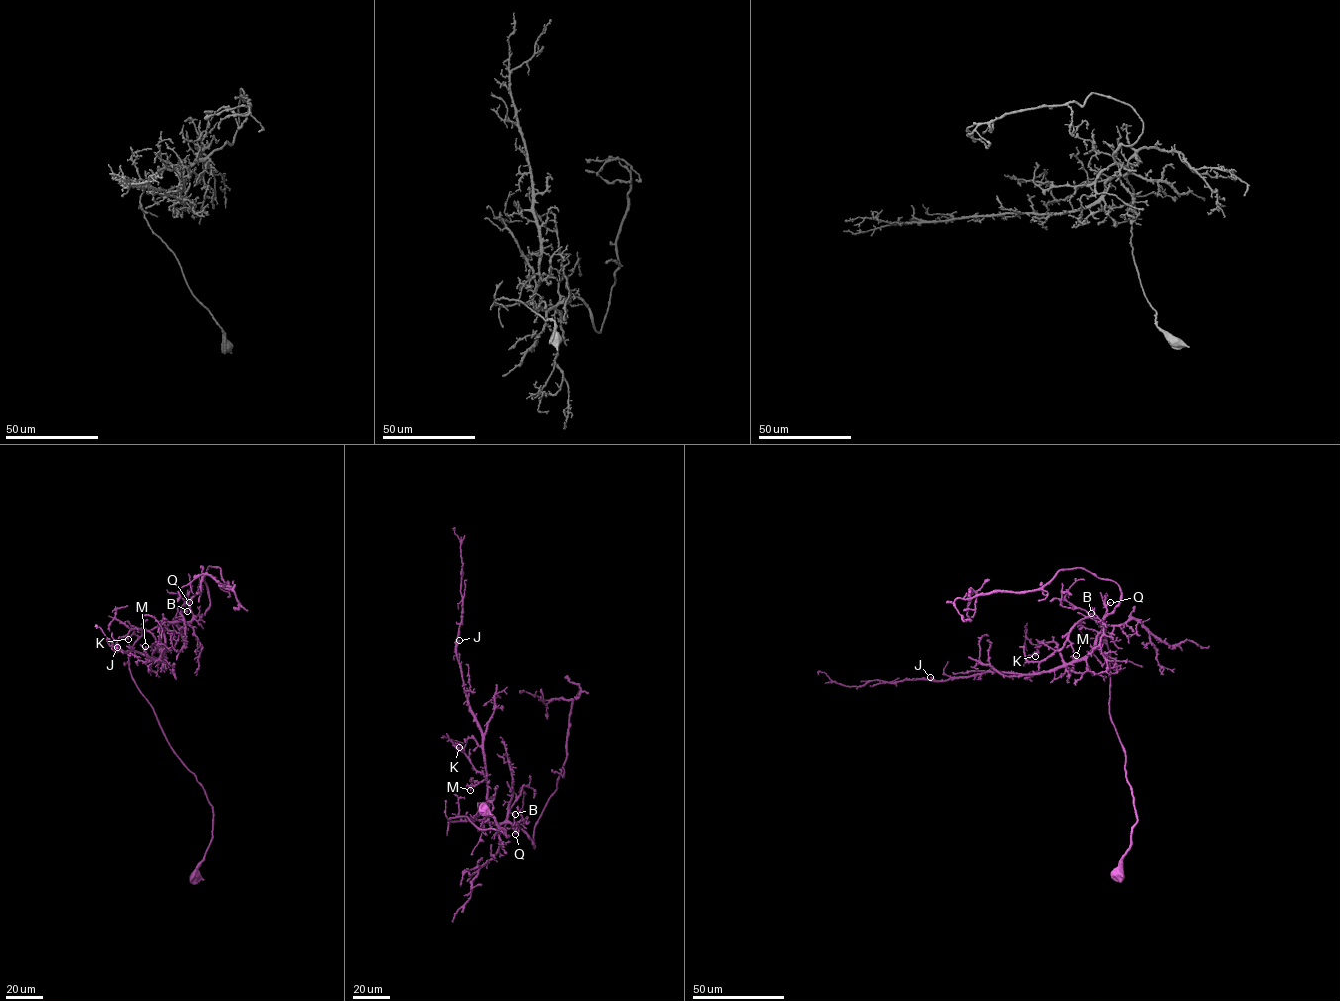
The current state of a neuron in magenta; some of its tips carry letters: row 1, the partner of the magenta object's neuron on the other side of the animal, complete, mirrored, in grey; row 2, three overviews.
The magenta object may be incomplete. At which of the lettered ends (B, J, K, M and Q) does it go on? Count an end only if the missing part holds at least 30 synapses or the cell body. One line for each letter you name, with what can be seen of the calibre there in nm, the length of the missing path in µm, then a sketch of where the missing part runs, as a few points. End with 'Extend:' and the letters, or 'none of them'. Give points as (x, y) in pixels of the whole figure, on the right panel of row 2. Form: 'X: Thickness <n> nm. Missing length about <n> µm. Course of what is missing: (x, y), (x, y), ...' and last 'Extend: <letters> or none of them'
Q: Thickness 280 nm. Missing length about 100 µm. Course of what is missing: (1110, 602), (1119, 606), (1145, 604), (1160, 609), (1182, 629), (1198, 656), (1196, 668), (1185, 671), (1181, 681)
Extend: Q

